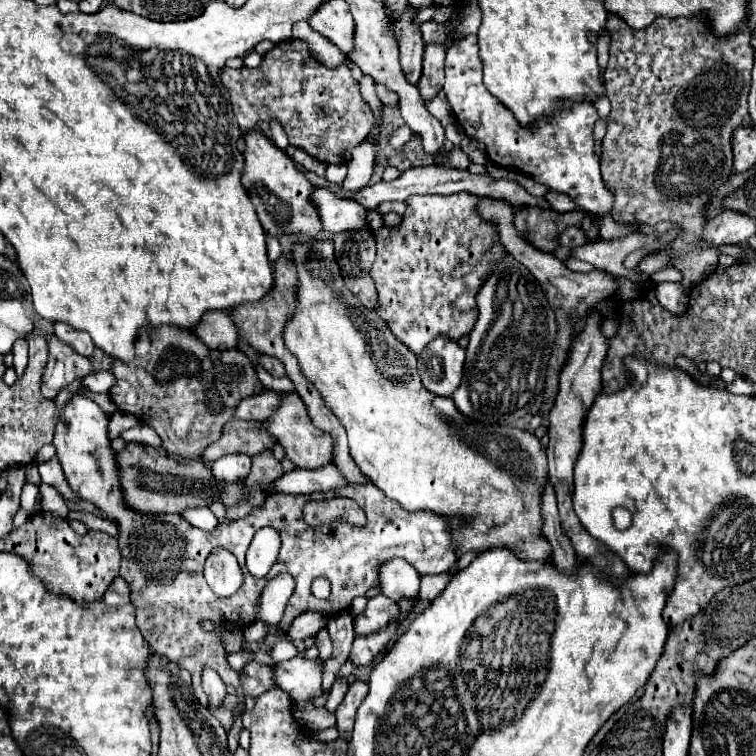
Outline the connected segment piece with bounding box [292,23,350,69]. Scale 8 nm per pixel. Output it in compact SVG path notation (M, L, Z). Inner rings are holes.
M298 23L298 27L294 27L294 31L292 31L292 37L306 41L312 57L318 63L322 63L322 65L326 65L330 69L340 67L340 65L350 67L350 59L346 55L342 55L338 51L338 47L334 47L334 43L330 43L326 37L318 35L308 23Z

